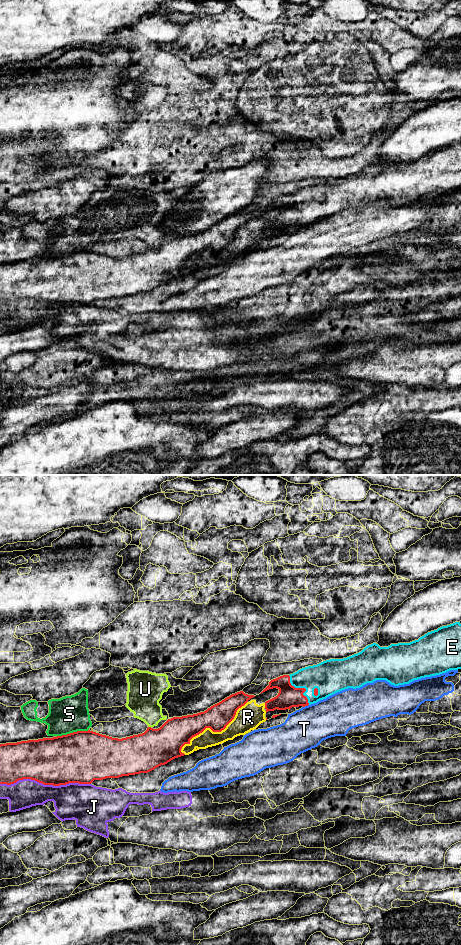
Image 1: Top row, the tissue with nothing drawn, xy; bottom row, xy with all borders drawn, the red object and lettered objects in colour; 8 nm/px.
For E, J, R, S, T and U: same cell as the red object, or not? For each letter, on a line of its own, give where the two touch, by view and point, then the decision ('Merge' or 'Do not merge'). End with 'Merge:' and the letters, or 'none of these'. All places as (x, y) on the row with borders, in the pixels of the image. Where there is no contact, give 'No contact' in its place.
E: Touches red at xy (301, 688). Merge
J: Touches red at xy (45, 784). Do not merge
R: Touches red at xy (214, 731). Do not merge
S: Touches red at xy (73, 732). Do not merge
T: Touches red at xy (305, 705). Do not merge
U: Touches red at xy (150, 727). Do not merge
Merge: E

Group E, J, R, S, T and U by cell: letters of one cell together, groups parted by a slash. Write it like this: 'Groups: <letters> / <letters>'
Groups: E / J / R / S U / T

